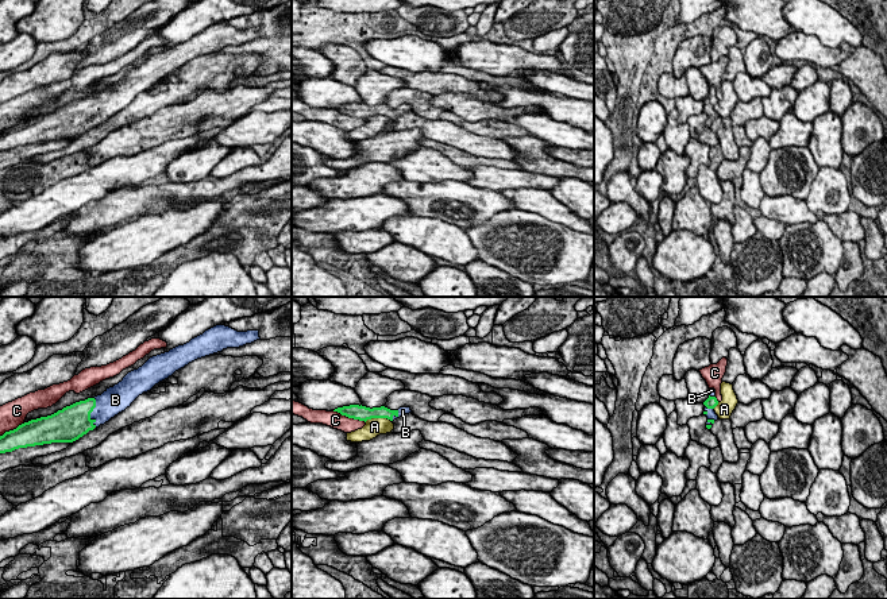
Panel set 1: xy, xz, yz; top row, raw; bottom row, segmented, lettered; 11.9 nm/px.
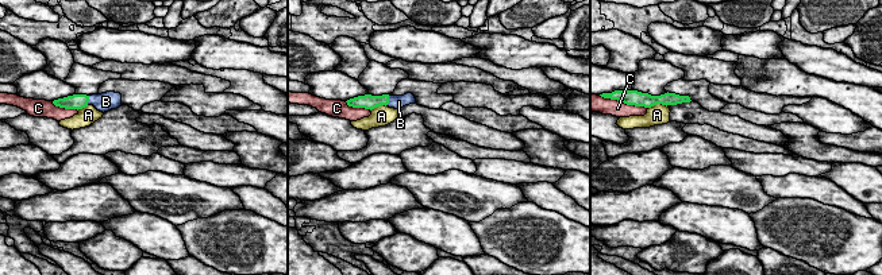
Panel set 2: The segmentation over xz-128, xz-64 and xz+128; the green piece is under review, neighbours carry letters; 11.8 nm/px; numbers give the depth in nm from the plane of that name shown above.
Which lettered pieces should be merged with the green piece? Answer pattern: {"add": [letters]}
{"add": ["B"]}

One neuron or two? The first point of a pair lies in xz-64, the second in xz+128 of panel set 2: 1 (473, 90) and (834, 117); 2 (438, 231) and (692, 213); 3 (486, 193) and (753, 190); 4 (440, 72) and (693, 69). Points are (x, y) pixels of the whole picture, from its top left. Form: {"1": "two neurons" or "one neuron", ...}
{"1": "two neurons", "2": "one neuron", "3": "one neuron", "4": "one neuron"}

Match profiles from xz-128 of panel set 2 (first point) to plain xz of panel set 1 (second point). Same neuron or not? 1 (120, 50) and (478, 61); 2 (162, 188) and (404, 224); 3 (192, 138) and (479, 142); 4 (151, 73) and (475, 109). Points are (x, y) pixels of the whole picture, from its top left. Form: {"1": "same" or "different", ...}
{"1": "different", "2": "different", "3": "same", "4": "different"}

